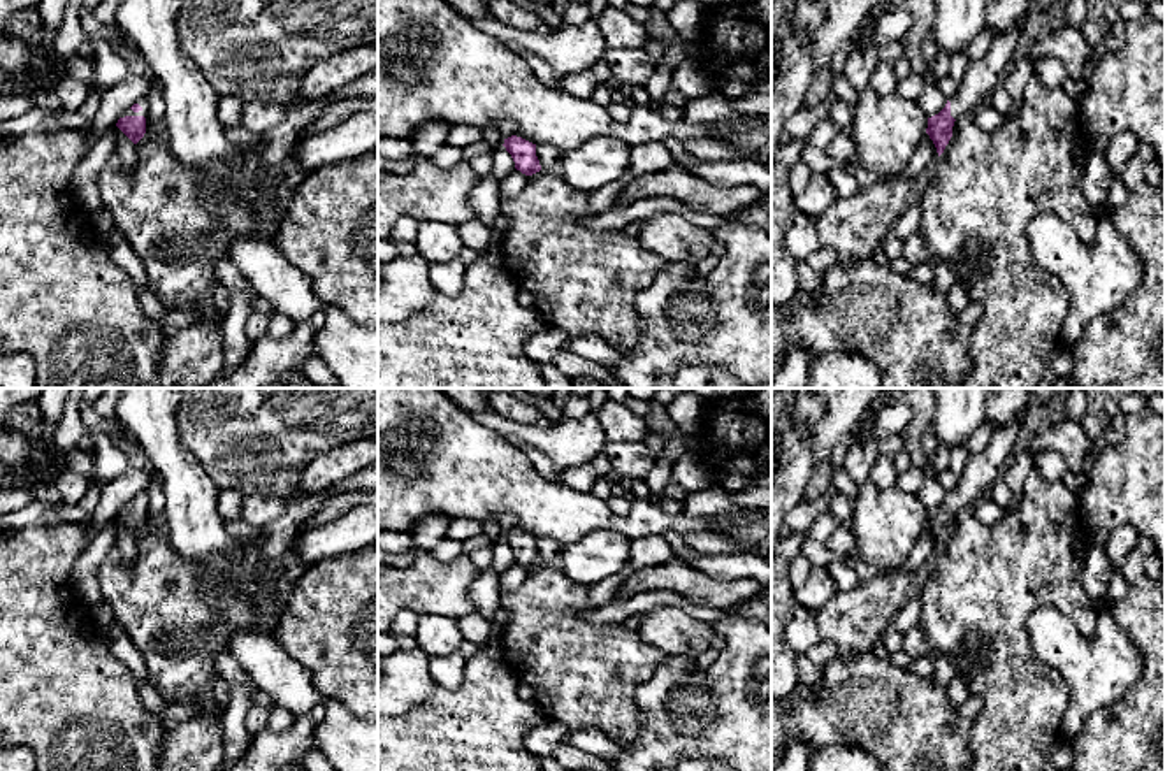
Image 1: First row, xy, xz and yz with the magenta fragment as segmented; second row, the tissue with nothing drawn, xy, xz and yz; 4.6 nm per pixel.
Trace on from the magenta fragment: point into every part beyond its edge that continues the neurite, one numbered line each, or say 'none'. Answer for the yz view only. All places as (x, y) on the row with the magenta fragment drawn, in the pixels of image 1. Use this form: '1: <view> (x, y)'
1: yz (981, 76)

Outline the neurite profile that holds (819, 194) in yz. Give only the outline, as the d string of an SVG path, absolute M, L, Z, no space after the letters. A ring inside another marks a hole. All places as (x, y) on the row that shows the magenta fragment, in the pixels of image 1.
M812 172L807 190L794 202L796 211L819 220L836 198L838 193L828 174Z

